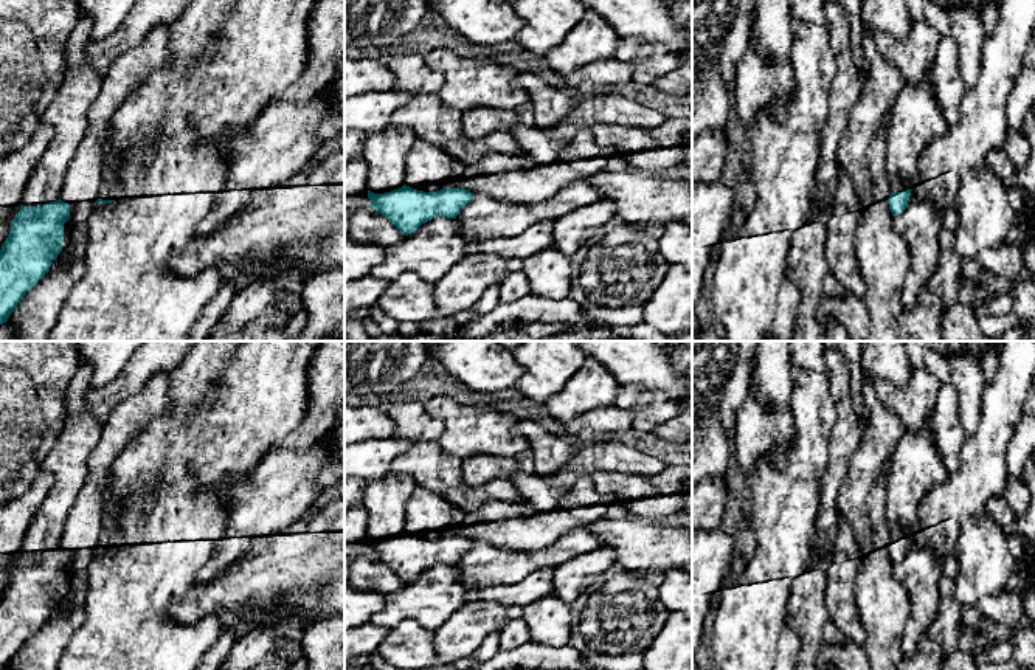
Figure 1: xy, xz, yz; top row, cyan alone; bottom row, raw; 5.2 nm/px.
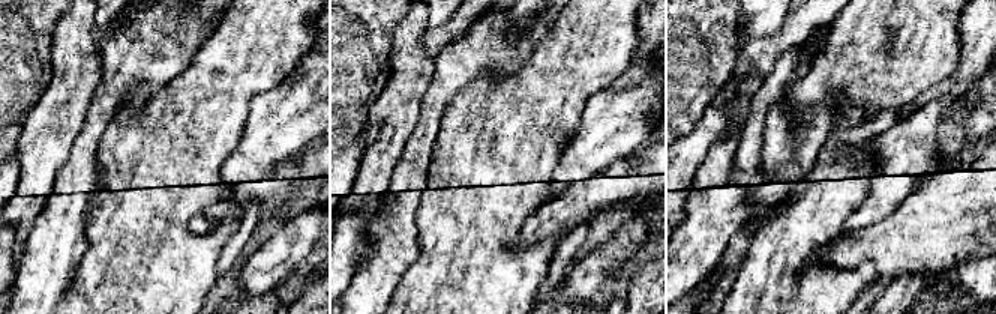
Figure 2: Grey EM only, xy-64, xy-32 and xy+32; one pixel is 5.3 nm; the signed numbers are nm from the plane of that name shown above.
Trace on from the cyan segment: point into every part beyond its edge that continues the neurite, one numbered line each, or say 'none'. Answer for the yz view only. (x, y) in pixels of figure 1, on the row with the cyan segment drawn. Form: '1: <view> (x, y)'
1: yz (916, 120)

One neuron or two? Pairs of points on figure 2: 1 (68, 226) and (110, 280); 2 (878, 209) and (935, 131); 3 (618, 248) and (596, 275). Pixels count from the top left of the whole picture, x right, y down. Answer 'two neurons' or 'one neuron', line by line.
1: two neurons
2: one neuron
3: one neuron

